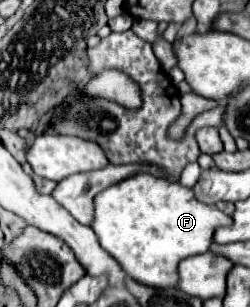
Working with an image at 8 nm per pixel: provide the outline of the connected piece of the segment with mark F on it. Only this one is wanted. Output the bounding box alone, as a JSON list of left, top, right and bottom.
[92,172,230,288]

